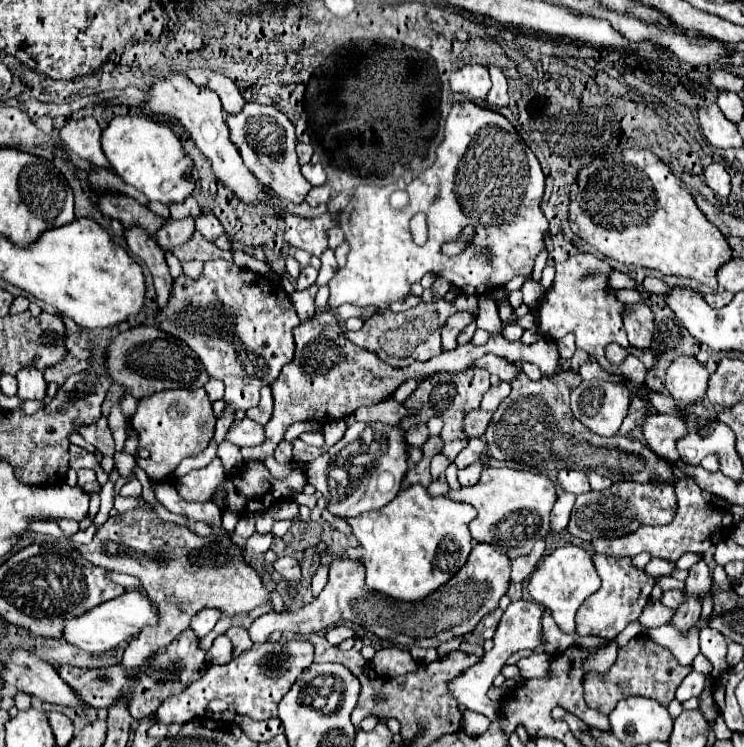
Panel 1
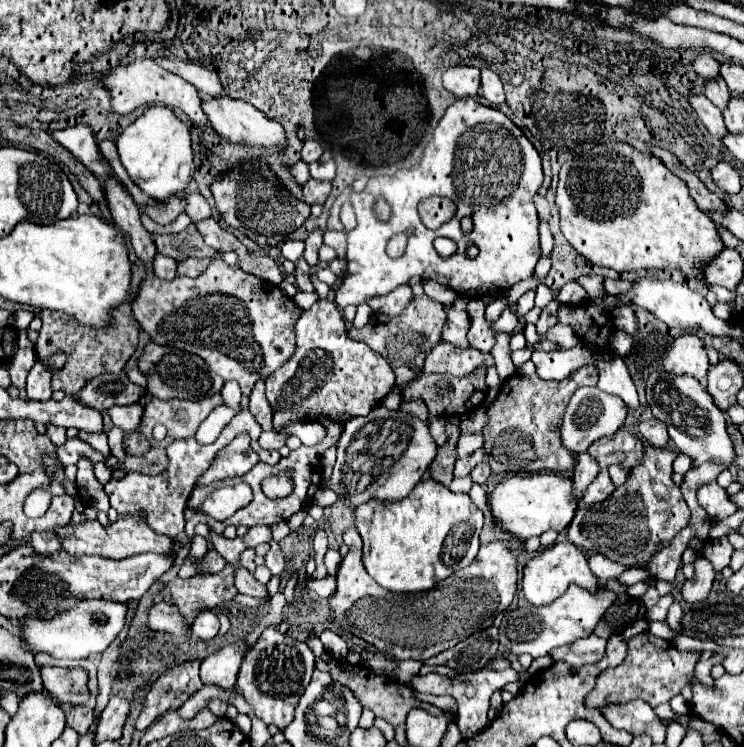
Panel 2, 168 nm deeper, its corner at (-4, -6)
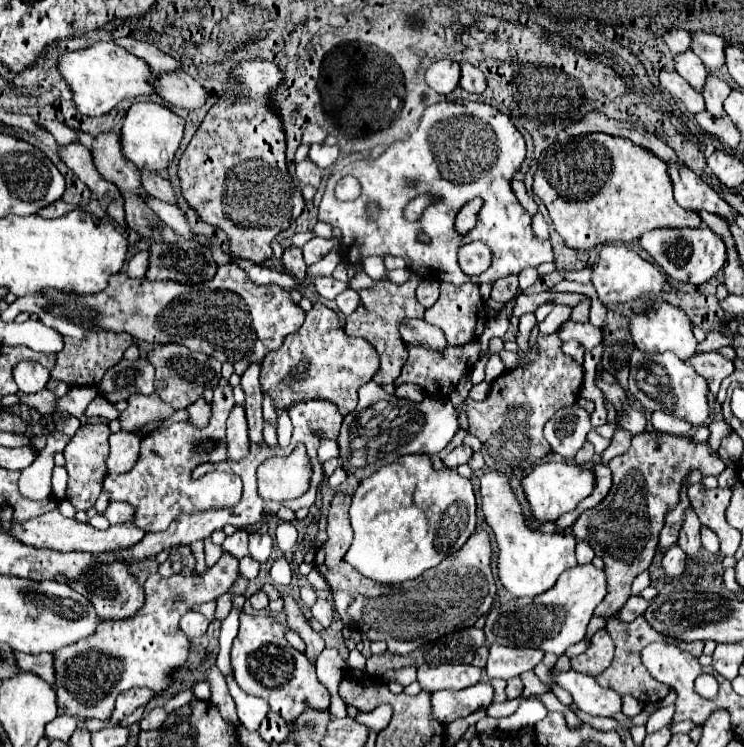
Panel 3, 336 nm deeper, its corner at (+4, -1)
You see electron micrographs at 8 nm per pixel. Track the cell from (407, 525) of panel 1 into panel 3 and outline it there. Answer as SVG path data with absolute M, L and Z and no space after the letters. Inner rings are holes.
M403 455L395 463L379 467L355 489L351 503L351 527L355 535L345 559L361 575L377 583L393 585L415 579L465 545L465 541L475 531L475 509L477 507L471 481L461 477L457 469L435 469L429 455Z

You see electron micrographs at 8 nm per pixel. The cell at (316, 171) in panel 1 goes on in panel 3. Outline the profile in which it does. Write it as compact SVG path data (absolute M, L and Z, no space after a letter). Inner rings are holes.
M315 143L315 145L311 145L309 157L311 157L311 161L317 163L321 169L327 169L327 167L331 167L331 165L337 161L337 157L339 157L339 145L325 145L325 143L317 145L317 143Z

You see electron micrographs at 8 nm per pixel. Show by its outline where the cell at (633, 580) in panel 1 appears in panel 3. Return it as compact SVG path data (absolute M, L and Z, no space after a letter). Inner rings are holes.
M491 645L487 659L487 675L493 679L511 679L525 671L531 671L541 659L543 651L527 647L503 647Z

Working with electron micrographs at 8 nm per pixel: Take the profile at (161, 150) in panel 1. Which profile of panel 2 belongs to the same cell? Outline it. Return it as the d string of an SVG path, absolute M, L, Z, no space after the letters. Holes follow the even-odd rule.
M163 106L149 108L147 116L141 116L127 126L117 138L117 152L129 178L155 200L167 200L169 196L185 192L191 182L191 174L195 172L189 128Z

